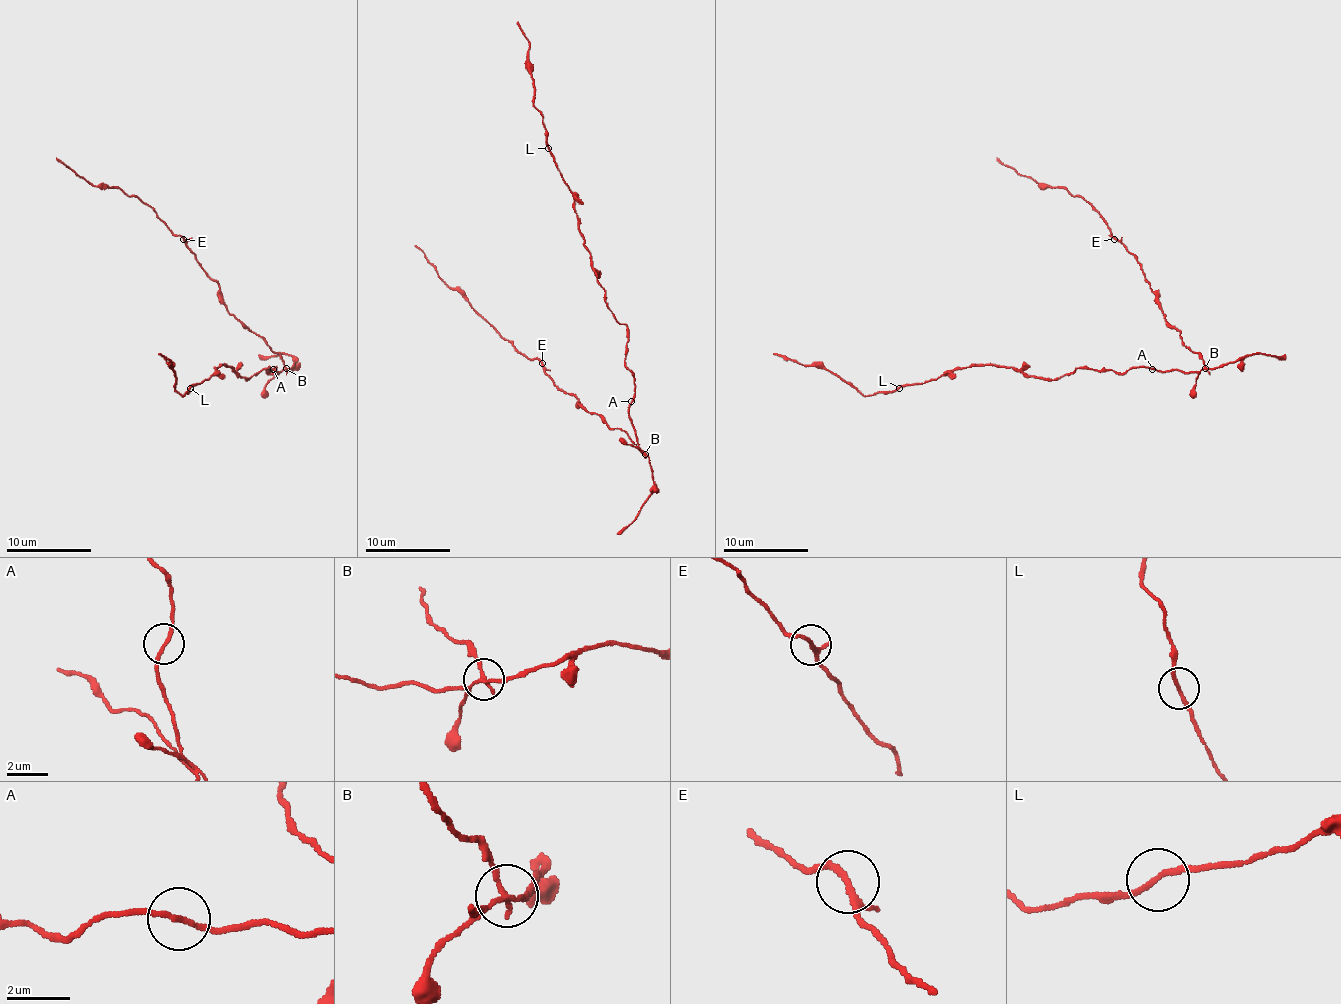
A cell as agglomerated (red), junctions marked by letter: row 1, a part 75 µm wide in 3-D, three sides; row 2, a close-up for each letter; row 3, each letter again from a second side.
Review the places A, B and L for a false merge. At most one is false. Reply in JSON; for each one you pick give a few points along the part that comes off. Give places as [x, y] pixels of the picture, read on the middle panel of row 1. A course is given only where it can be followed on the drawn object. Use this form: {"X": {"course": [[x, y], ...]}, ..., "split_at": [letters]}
{"B": {"course": [[644, 454], [623, 431], [612, 429], [578, 399], [557, 386], [535, 358], [525, 356], [450, 288], [414, 246]]}, "split_at": ["B"]}

